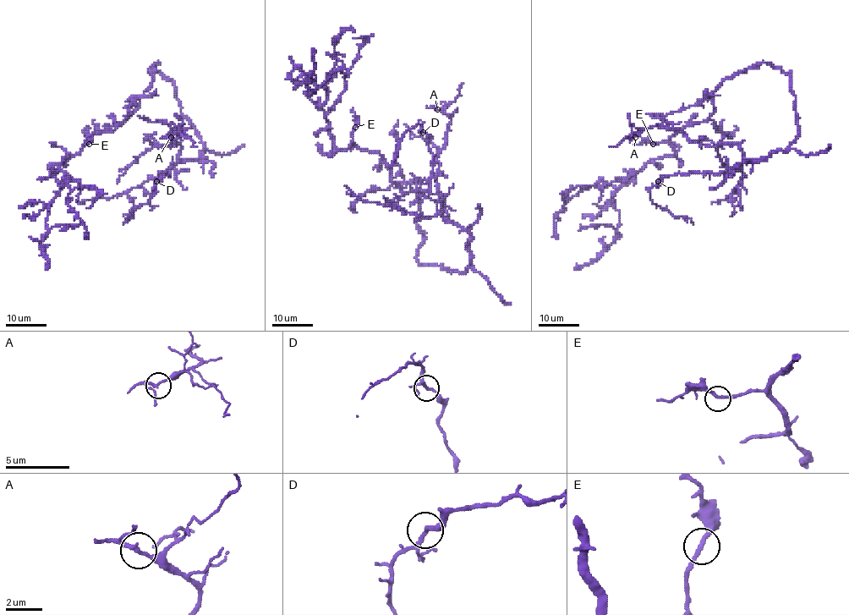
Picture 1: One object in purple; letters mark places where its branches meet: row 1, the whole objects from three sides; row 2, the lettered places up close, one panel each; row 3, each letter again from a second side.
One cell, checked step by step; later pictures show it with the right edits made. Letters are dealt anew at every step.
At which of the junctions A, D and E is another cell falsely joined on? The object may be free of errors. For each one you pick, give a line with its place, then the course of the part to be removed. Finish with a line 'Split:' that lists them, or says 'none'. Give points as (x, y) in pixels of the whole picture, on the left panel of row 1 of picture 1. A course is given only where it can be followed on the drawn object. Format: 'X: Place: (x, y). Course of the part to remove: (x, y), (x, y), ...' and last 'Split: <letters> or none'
Split: none

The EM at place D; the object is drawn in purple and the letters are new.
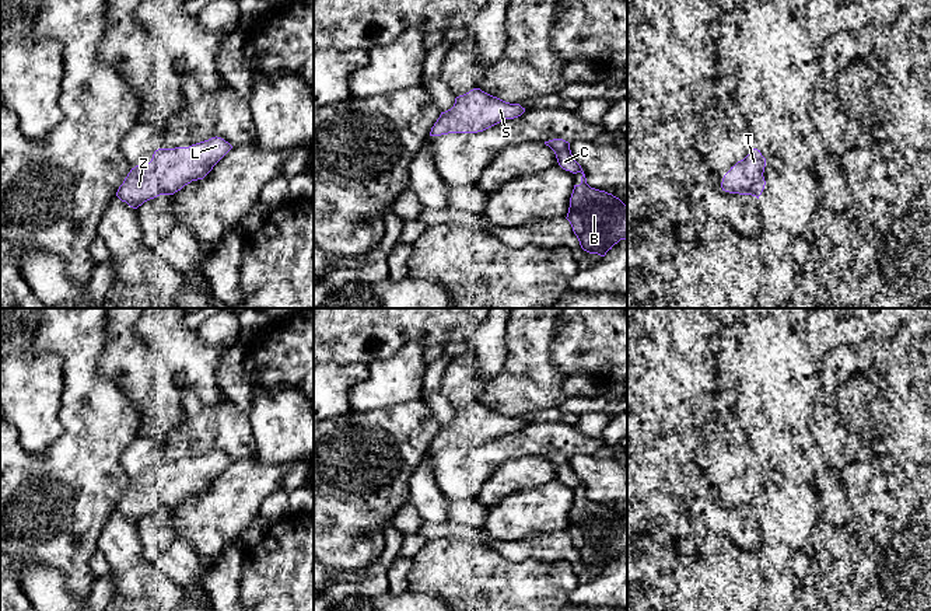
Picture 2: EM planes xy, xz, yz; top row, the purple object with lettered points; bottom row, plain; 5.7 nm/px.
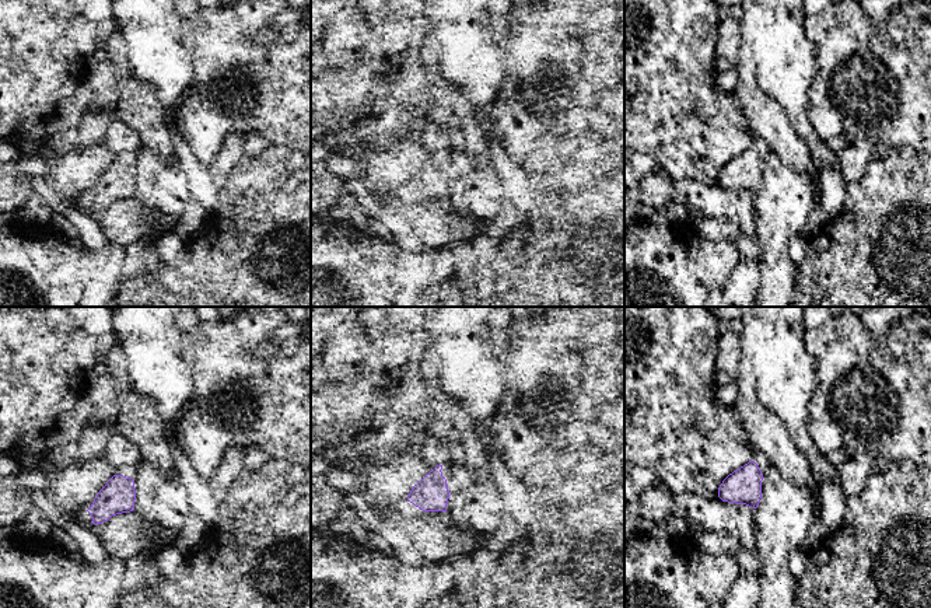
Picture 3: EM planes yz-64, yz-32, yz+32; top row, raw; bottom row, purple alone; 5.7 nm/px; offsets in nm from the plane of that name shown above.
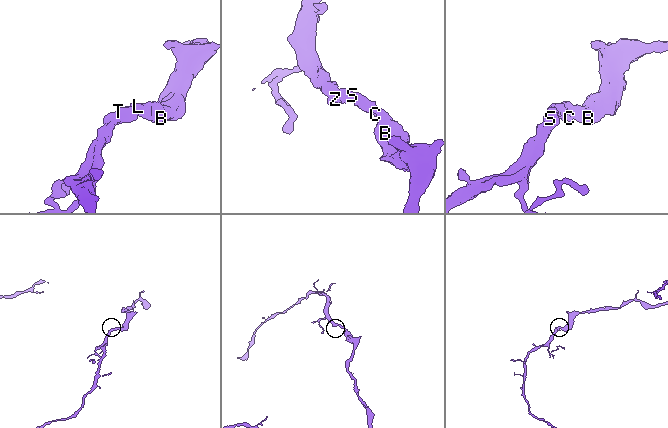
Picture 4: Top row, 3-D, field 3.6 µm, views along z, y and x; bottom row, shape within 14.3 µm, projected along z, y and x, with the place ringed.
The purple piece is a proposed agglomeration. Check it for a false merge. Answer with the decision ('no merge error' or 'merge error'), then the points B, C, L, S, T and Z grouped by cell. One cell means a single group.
no merge error | B C L S T Z

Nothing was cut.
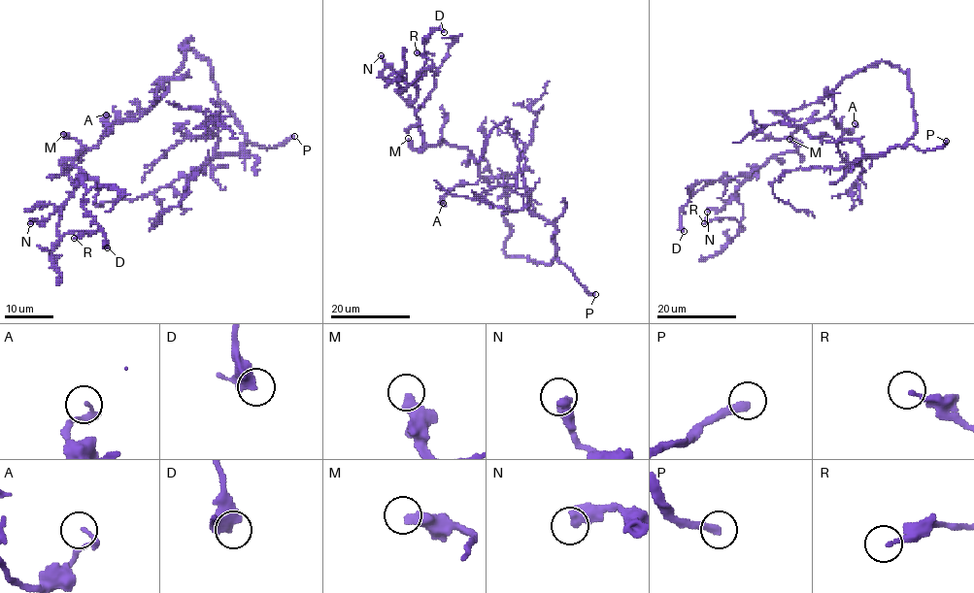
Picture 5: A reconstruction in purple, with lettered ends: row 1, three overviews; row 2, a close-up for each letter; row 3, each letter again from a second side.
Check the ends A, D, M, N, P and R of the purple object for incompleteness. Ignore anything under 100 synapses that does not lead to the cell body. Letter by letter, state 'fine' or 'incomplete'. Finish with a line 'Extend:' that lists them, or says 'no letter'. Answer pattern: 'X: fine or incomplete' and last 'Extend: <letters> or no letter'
A: fine
D: fine
M: fine
N: fine
P: incomplete
R: fine
Extend: P

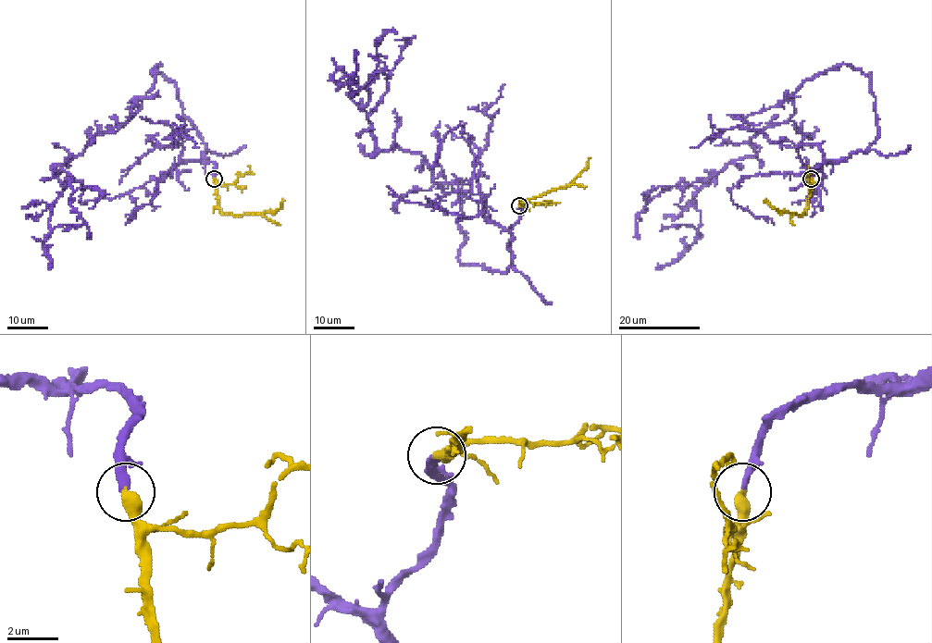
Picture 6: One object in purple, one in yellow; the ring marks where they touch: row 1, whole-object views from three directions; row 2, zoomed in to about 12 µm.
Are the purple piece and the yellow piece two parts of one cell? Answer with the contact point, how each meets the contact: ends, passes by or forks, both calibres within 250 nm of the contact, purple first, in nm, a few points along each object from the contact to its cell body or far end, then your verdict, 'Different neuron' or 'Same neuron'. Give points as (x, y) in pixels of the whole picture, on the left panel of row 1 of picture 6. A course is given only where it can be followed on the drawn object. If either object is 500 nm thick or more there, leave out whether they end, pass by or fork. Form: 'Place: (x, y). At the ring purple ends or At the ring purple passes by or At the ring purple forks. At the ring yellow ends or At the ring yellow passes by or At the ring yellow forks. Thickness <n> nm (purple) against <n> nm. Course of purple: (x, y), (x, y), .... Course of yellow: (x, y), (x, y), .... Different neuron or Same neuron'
Place: (214, 179). At the ring purple ends. At the ring yellow ends. Thickness 280 nm (purple) against 460 nm. Course of purple: (214, 179), (158, 65), (141, 108), (56, 175), (49, 269). Course of yellow: (214, 179), (218, 208), (224, 213), (241, 215), (275, 212), (284, 201). Same neuron

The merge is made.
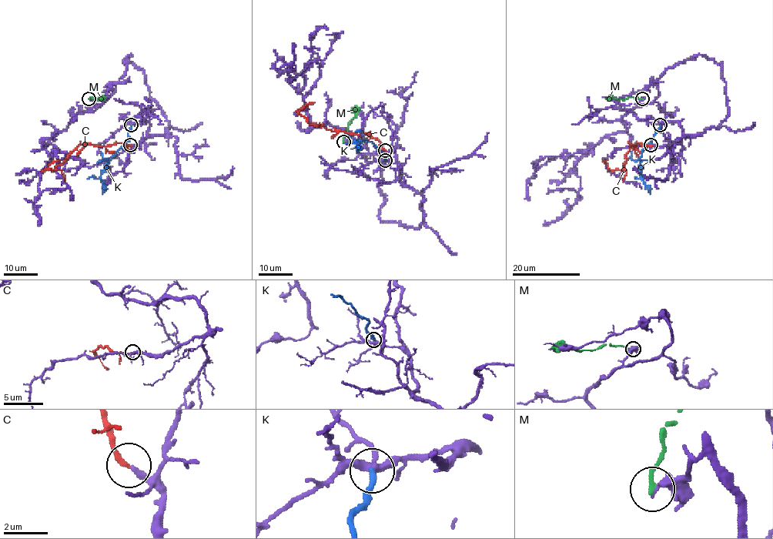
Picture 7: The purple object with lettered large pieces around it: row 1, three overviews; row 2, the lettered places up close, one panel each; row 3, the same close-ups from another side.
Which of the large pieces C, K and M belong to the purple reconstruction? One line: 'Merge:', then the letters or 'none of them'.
Merge: C

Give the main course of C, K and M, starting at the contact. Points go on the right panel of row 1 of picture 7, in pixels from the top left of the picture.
C: (650, 145), (643, 145), (637, 142), (634, 146), (630, 143), (621, 170), (611, 170), (602, 159)
K: (660, 125), (653, 138), (640, 152), (639, 169), (643, 179), (634, 178)
M: (641, 99), (607, 96)

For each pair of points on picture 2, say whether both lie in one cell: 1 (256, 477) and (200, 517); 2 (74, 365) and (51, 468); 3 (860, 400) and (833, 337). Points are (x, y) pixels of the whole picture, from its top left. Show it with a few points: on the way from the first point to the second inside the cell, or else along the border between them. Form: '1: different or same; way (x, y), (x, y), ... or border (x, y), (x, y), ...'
1: same; way (242, 486), (214, 515)
2: same; way (77, 390), (76, 443)
3: same; way (843, 386), (840, 383), (840, 353)

